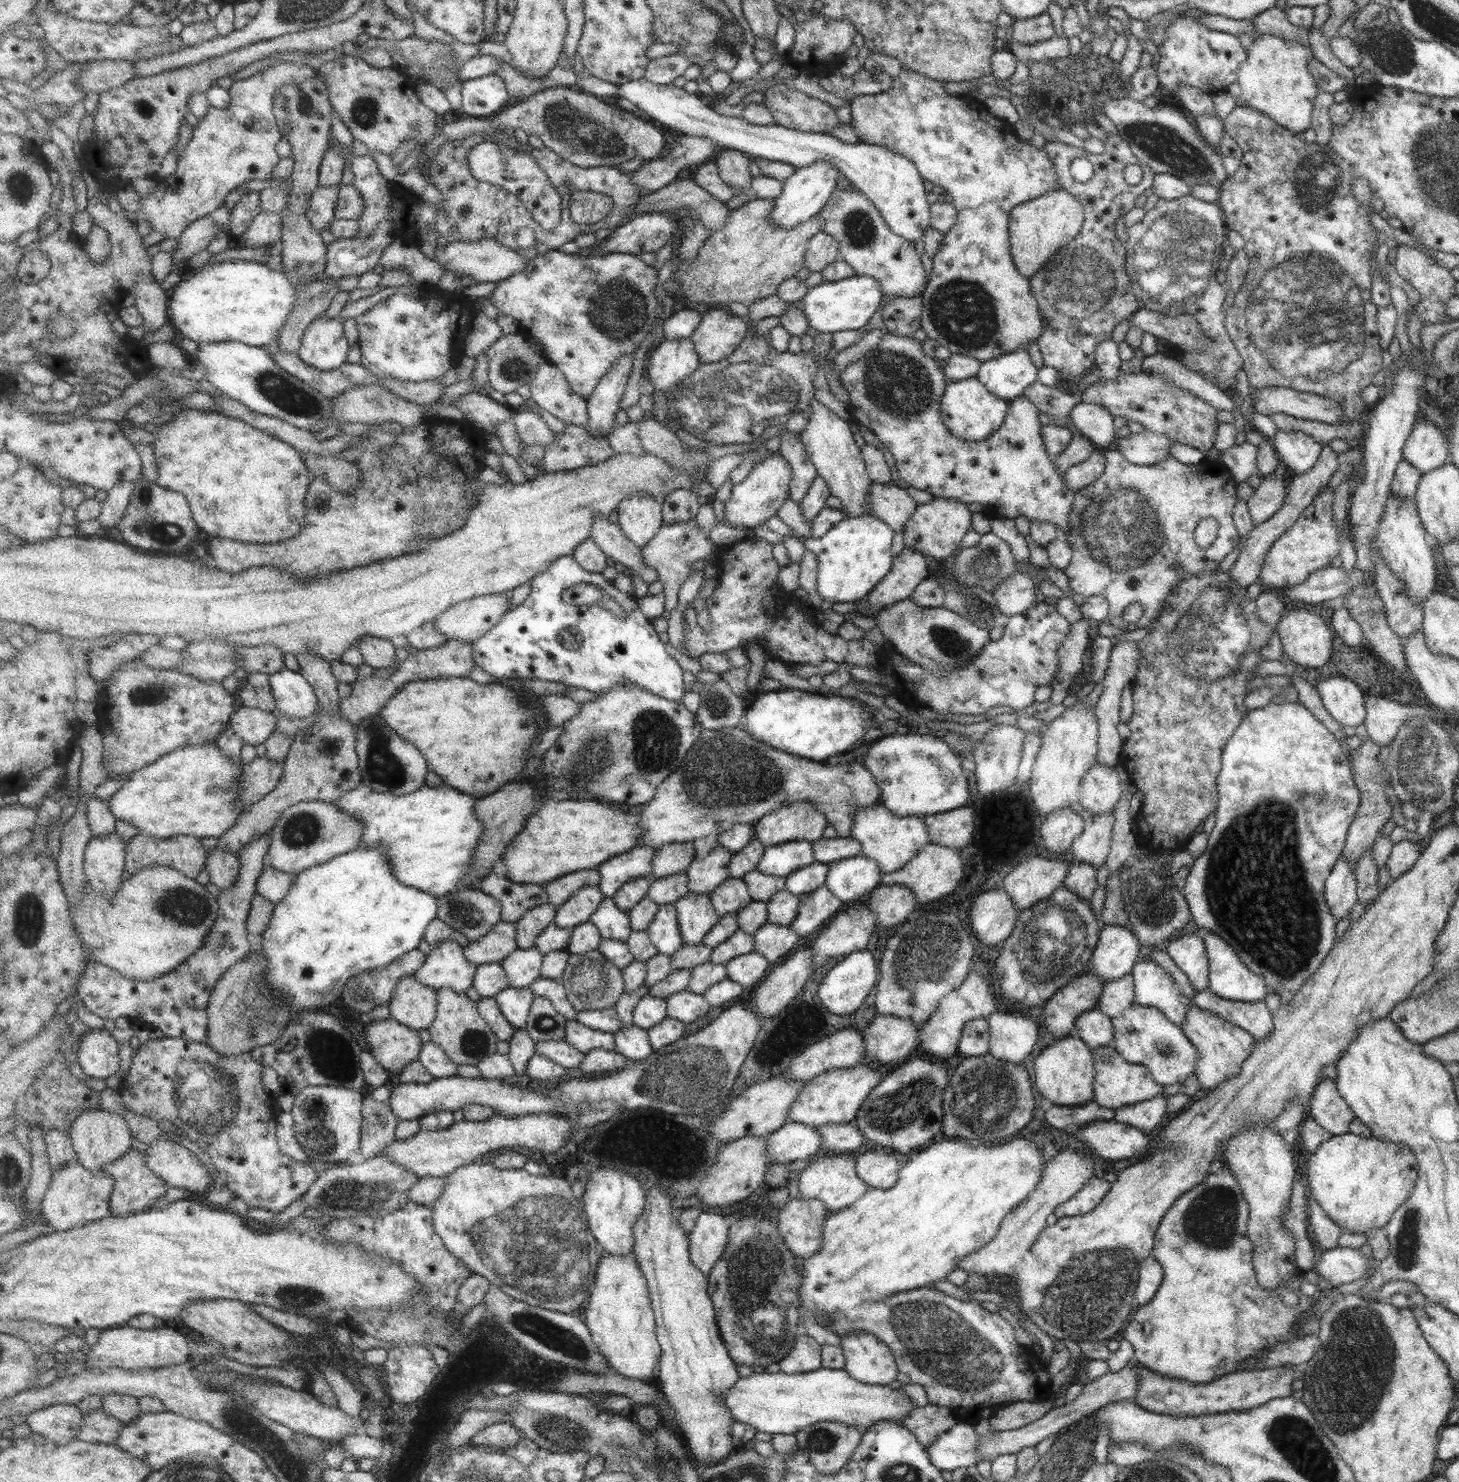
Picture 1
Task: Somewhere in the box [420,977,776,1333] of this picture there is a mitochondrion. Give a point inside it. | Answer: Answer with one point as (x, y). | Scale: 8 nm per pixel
(548, 1255)

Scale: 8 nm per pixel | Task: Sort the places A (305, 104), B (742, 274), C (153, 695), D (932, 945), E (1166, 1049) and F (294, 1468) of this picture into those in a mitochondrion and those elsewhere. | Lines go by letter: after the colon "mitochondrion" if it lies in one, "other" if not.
A: other
B: other
C: mitochondrion
D: mitochondrion
E: mitochondrion
F: mitochondrion

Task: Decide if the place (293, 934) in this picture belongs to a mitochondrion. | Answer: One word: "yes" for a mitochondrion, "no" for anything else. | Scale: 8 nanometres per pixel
no

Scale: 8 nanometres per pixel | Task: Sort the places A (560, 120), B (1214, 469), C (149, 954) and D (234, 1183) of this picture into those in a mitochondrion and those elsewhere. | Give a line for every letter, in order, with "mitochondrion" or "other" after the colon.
A: mitochondrion
B: other
C: other
D: other

